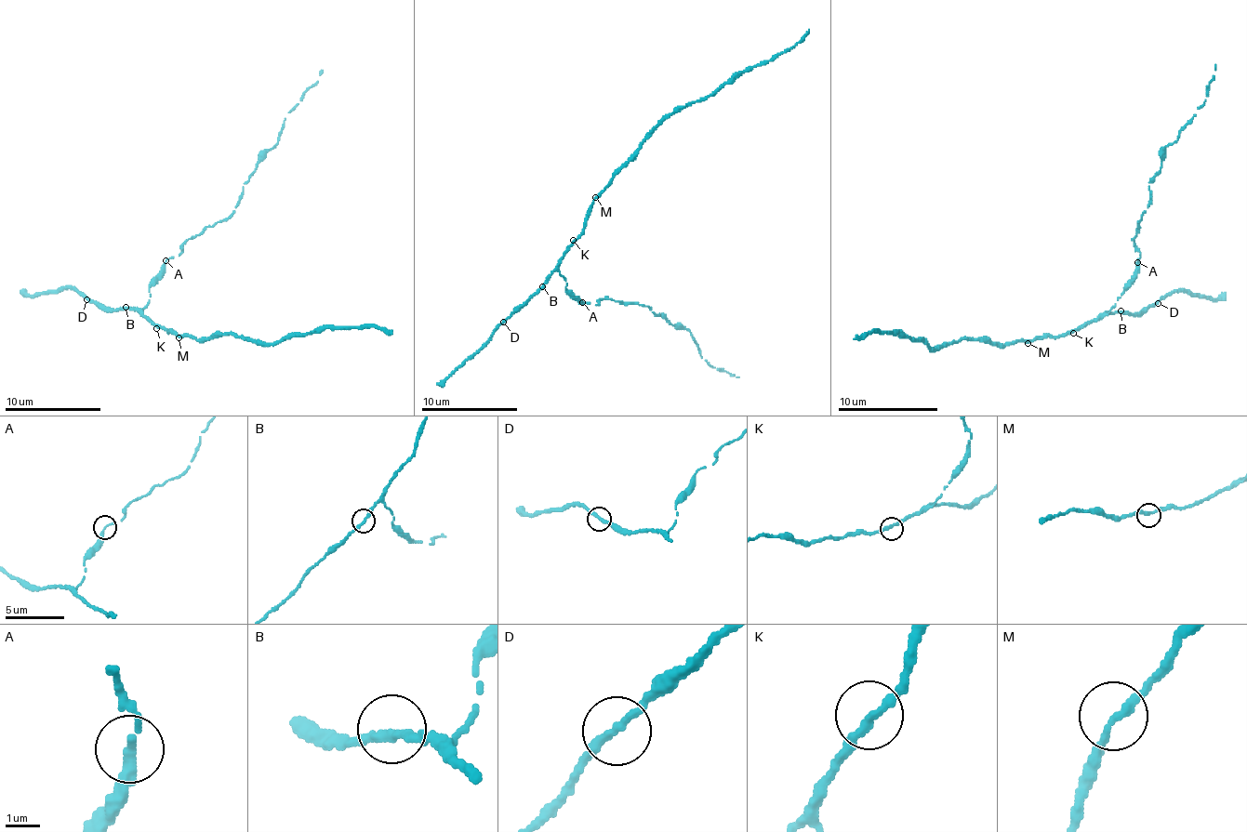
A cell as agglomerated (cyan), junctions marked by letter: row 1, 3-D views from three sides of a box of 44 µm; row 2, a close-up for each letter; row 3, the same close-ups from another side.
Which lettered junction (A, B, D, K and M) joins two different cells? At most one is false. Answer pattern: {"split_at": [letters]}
{"split_at": []}

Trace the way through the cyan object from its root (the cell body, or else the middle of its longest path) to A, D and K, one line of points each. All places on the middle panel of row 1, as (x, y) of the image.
A: (559, 259), (559, 271), (566, 281), (566, 288), (583, 303)
D: (559, 259), (550, 279), (503, 322)
K: (559, 259), (573, 240)

